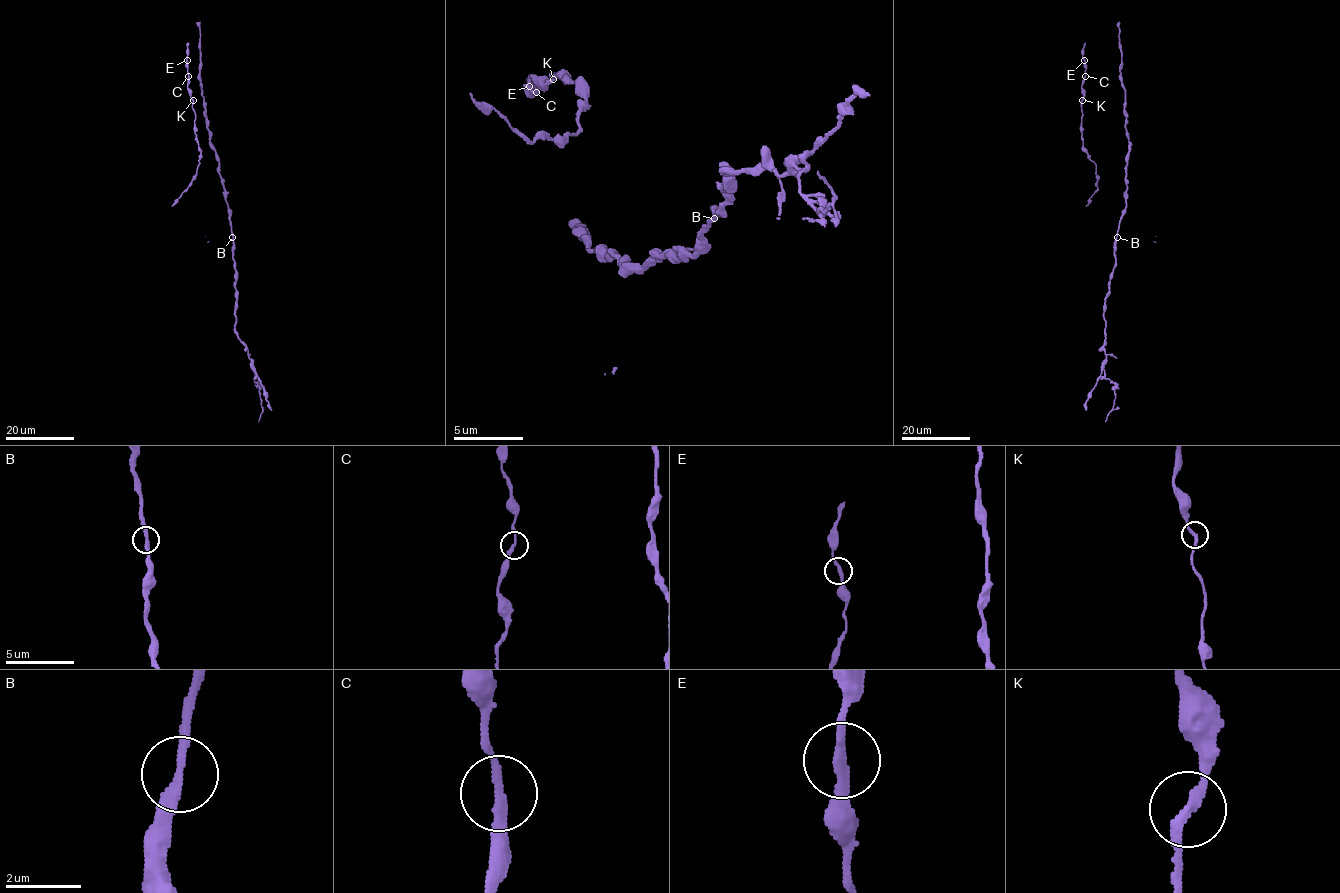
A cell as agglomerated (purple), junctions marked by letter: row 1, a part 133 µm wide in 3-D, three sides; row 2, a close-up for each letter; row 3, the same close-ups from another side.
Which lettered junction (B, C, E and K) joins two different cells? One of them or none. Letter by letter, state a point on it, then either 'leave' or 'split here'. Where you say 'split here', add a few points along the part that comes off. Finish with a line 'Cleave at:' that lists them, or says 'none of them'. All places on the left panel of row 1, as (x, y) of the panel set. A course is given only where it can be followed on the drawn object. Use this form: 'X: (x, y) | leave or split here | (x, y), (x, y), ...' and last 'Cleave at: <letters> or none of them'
B: (232, 237) | leave
C: (188, 76) | leave
E: (187, 60) | leave
K: (193, 100) | leave
Cleave at: none of them

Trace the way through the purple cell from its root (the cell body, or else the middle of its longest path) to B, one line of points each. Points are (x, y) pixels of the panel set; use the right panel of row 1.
B: (1120, 220), (1116, 237)

